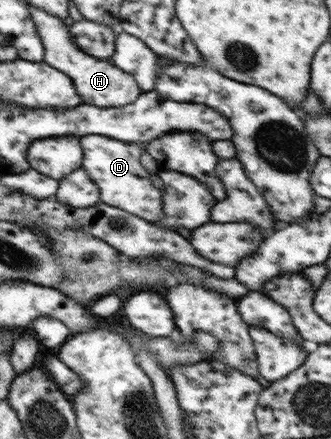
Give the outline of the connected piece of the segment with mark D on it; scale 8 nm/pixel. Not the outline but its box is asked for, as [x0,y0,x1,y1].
[80,135,163,221]

